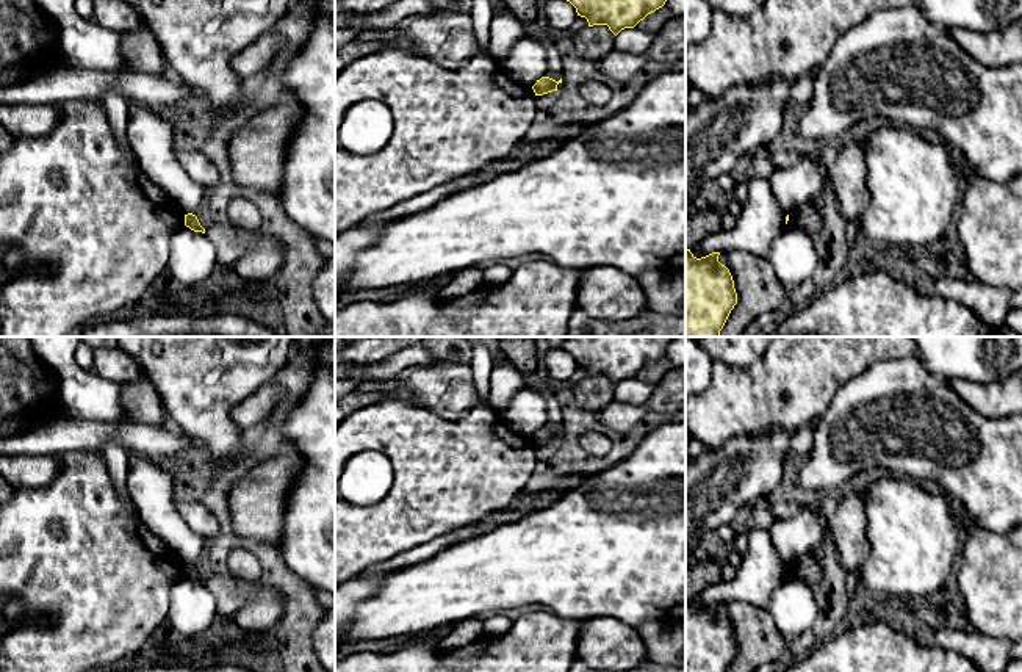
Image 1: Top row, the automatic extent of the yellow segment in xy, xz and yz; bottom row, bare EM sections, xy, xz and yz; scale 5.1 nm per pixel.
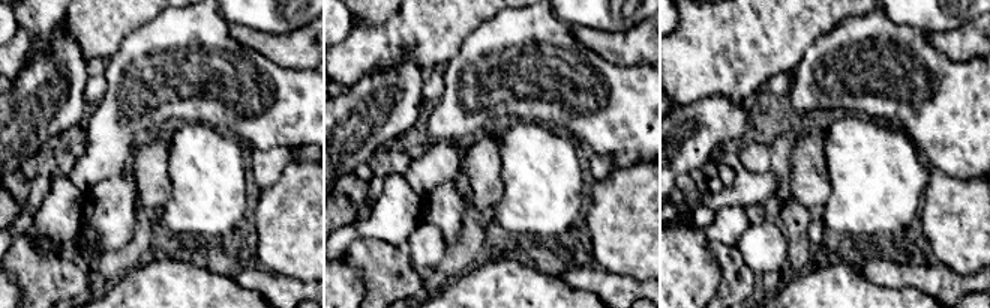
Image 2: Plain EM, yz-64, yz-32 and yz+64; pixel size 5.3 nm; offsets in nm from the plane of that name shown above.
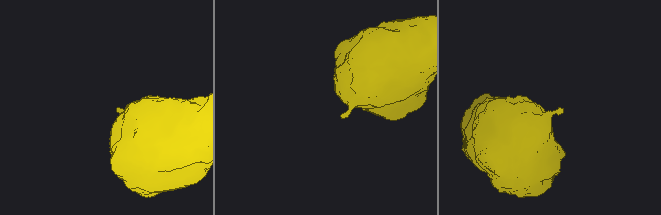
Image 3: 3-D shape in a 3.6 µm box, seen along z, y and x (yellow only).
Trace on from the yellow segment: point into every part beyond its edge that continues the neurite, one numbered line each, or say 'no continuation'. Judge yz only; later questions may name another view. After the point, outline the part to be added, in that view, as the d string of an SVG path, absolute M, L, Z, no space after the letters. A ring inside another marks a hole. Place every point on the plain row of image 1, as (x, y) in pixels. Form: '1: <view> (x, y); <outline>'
1: yz (808, 567); M815 548L809 550L792 562L789 565L787 576L803 581L815 595L815 591L822 581L822 561L815 553Z

